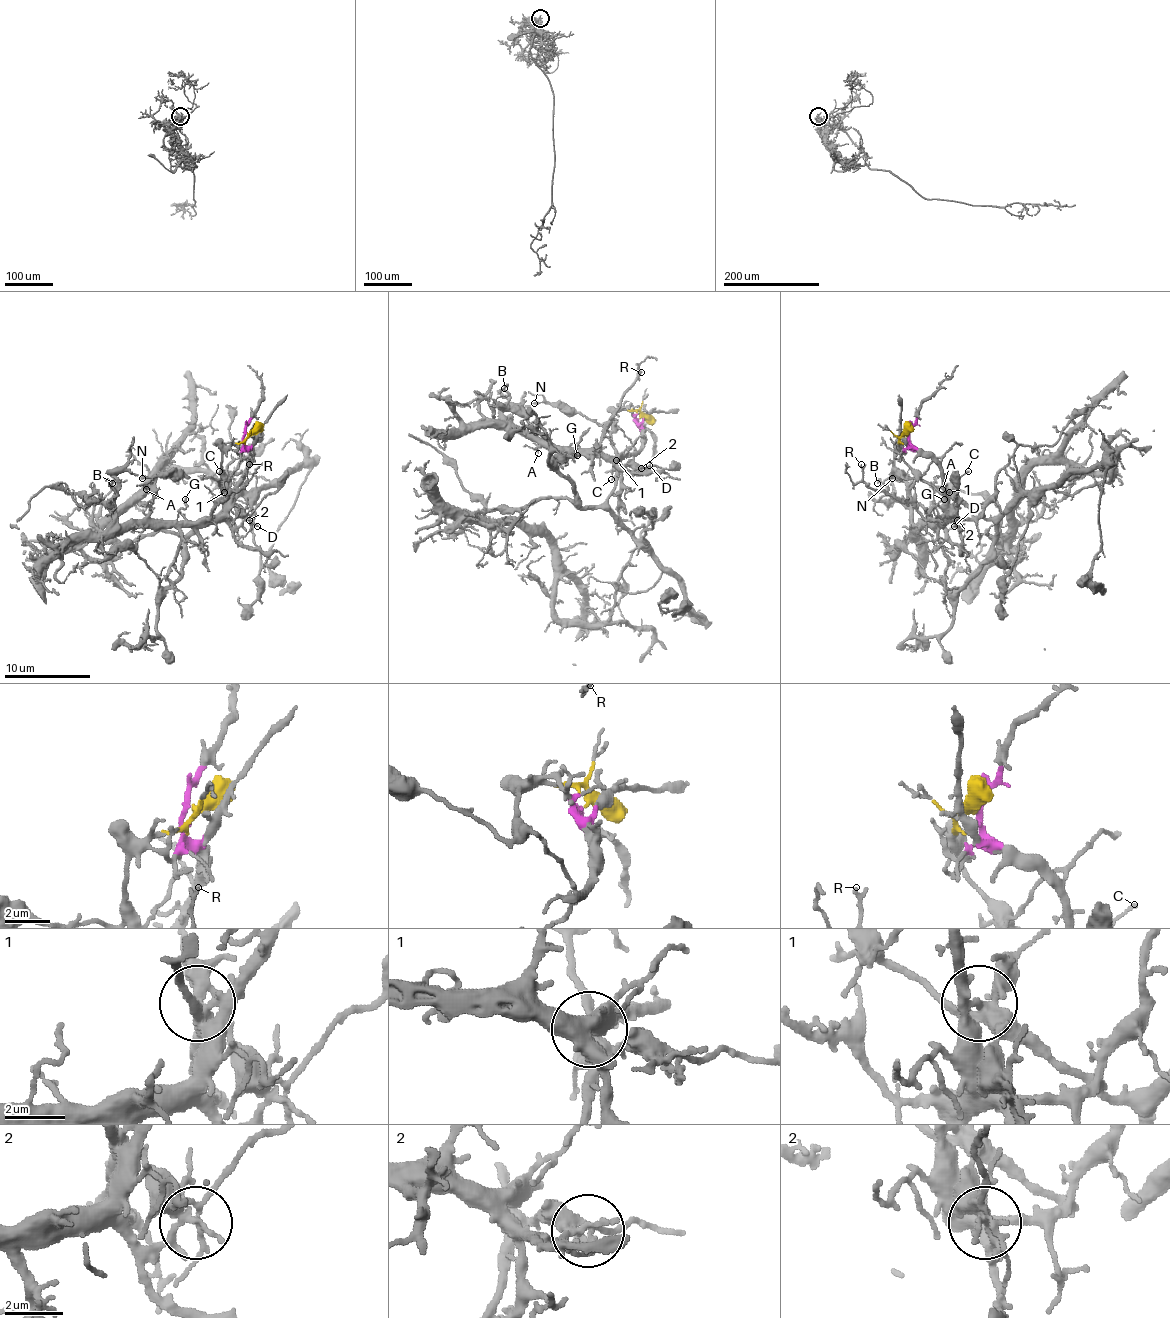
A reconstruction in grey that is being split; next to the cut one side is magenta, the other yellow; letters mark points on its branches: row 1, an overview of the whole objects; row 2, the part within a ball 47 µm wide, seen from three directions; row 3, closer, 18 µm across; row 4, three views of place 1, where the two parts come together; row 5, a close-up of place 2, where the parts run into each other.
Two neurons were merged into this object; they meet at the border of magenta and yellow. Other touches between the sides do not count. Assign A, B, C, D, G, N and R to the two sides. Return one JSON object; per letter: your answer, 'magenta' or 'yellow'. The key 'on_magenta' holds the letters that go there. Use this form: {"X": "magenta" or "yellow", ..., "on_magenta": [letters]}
{"A": "magenta", "B": "magenta", "C": "yellow", "D": "magenta", "G": "magenta", "N": "yellow", "R": "magenta", "on_magenta": ["A", "B", "D", "G", "R"]}

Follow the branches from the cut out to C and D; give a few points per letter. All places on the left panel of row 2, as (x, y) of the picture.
C: (246, 434), (225, 453), (218, 481), (225, 494), (218, 470)
D: (246, 434), (244, 442), (249, 449), (249, 464), (225, 518), (234, 526), (249, 520), (257, 526)

